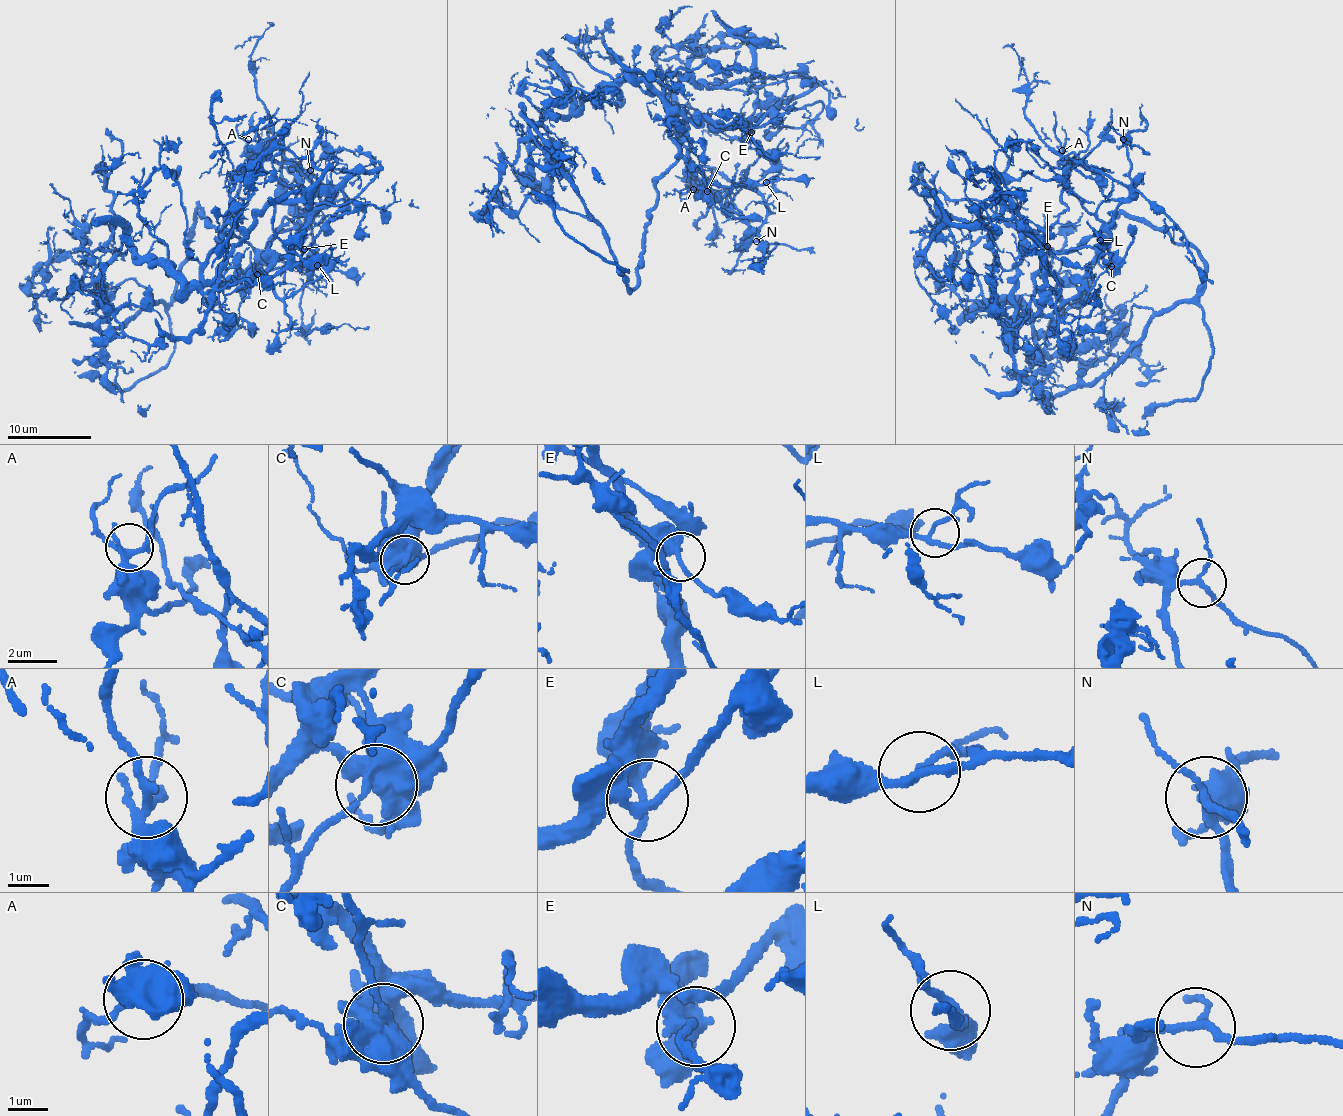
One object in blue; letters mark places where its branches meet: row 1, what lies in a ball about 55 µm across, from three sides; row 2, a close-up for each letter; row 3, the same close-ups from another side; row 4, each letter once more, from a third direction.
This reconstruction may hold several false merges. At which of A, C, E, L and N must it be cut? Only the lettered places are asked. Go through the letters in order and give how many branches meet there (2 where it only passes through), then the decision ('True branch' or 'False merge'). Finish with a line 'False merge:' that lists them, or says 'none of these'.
A: Branches: 4. True branch
C: Branches: 5. True branch
E: Branches: 3. True branch
L: Branches: 3. True branch
N: Branches: 3. True branch
False merge: none of these

